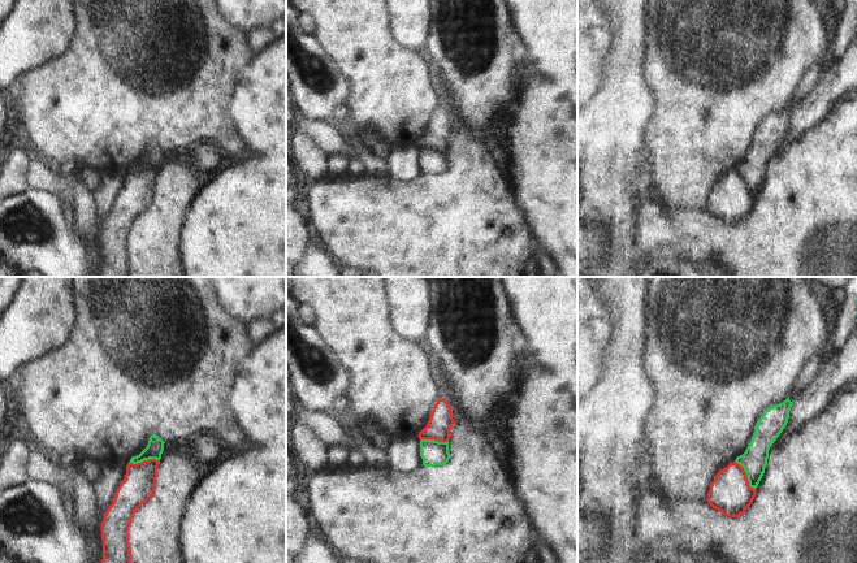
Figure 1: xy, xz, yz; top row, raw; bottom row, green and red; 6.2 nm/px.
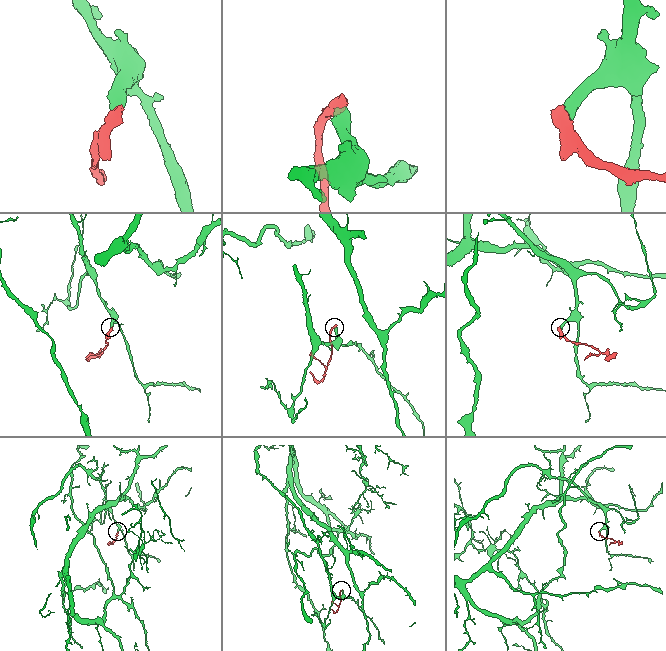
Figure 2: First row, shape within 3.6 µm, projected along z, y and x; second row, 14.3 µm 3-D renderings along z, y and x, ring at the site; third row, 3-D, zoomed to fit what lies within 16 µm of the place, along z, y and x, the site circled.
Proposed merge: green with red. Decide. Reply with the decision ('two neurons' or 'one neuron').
two neurons

